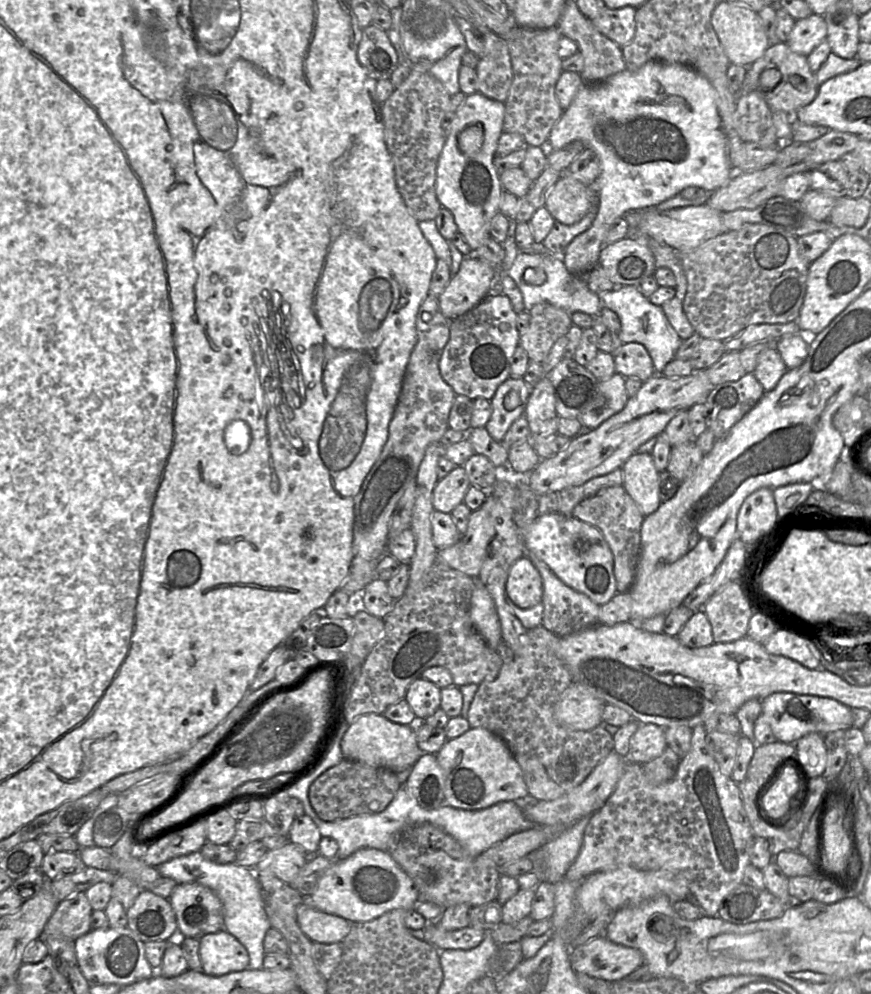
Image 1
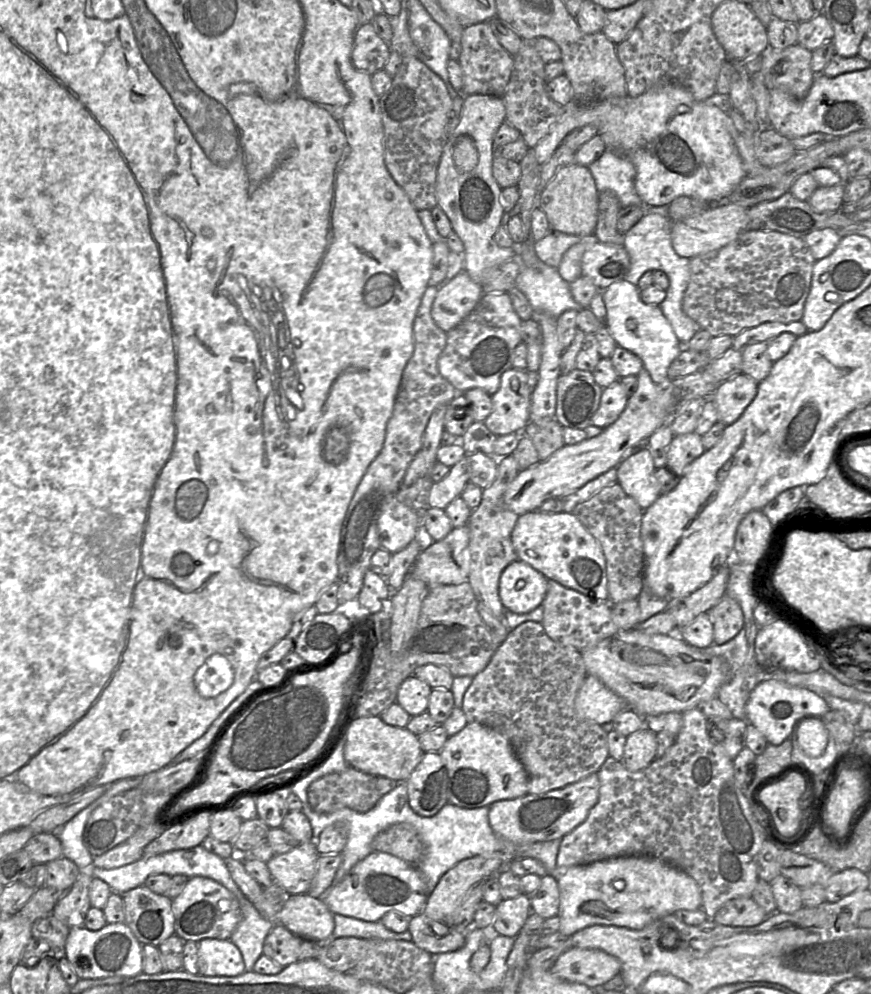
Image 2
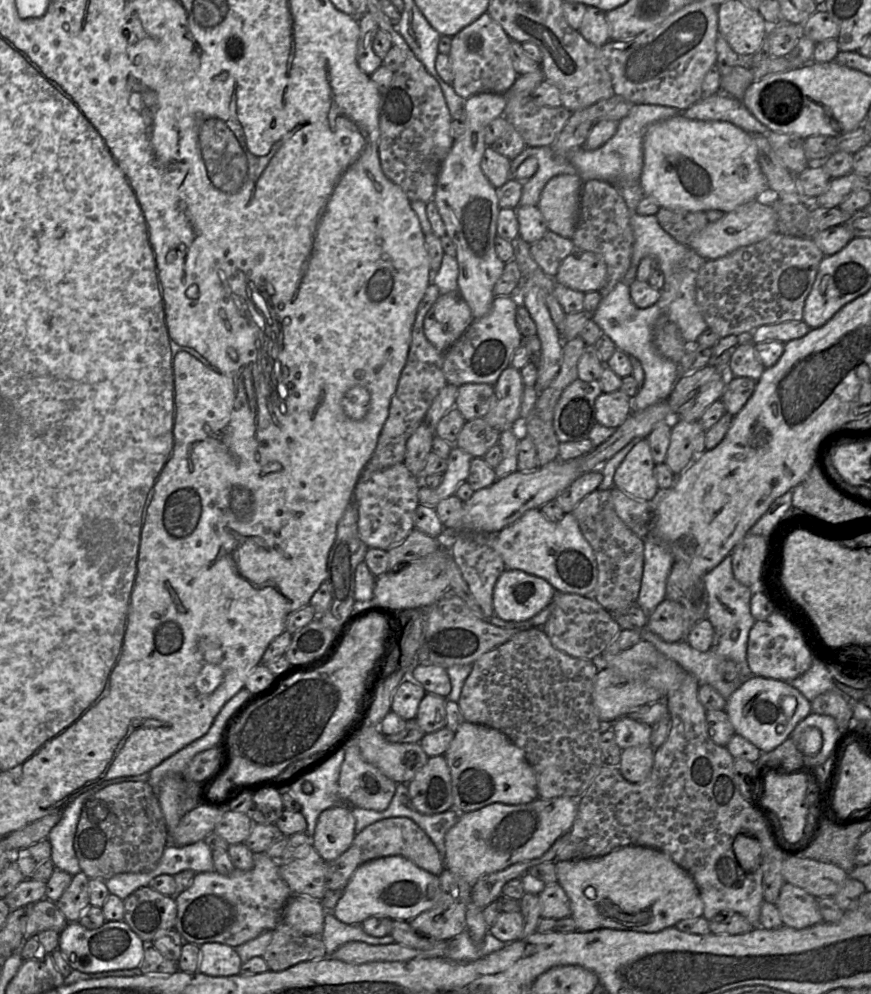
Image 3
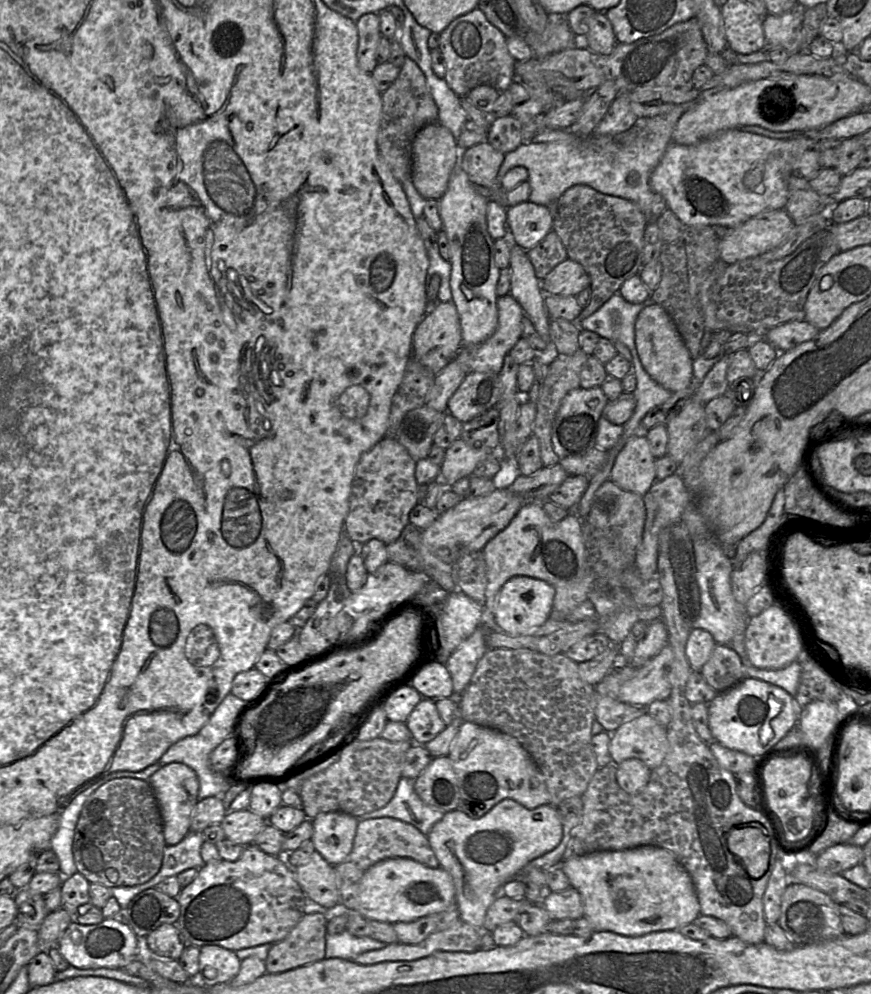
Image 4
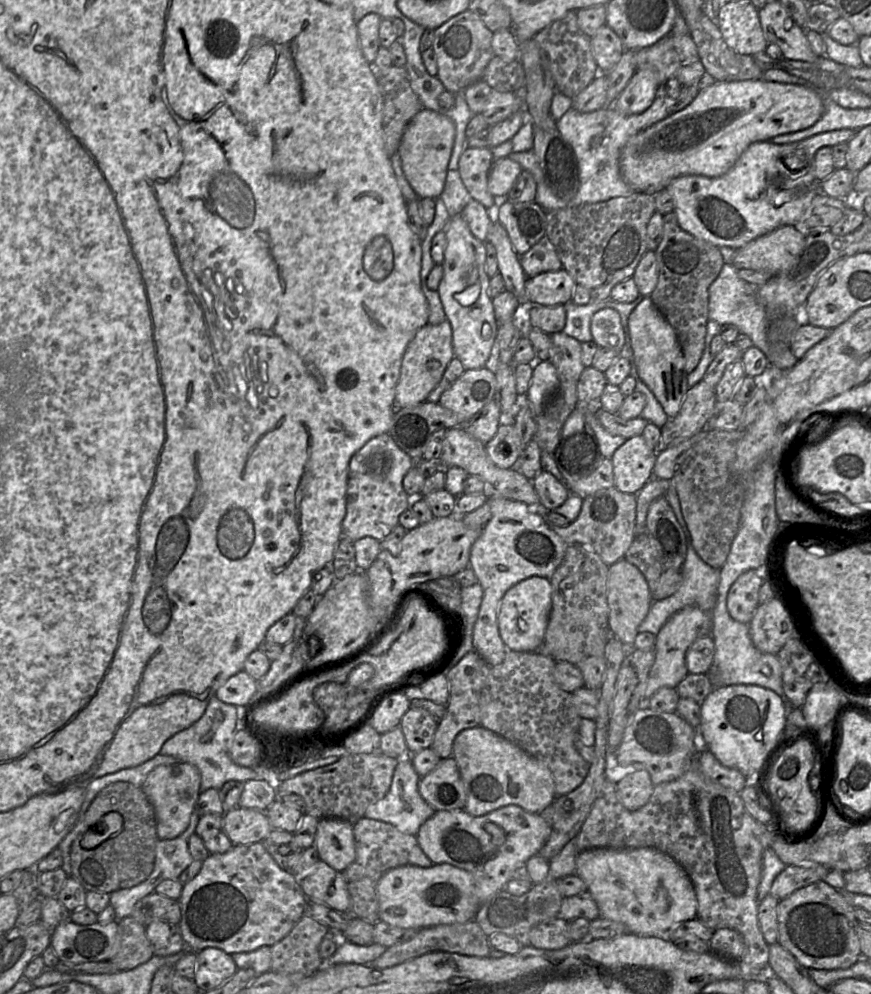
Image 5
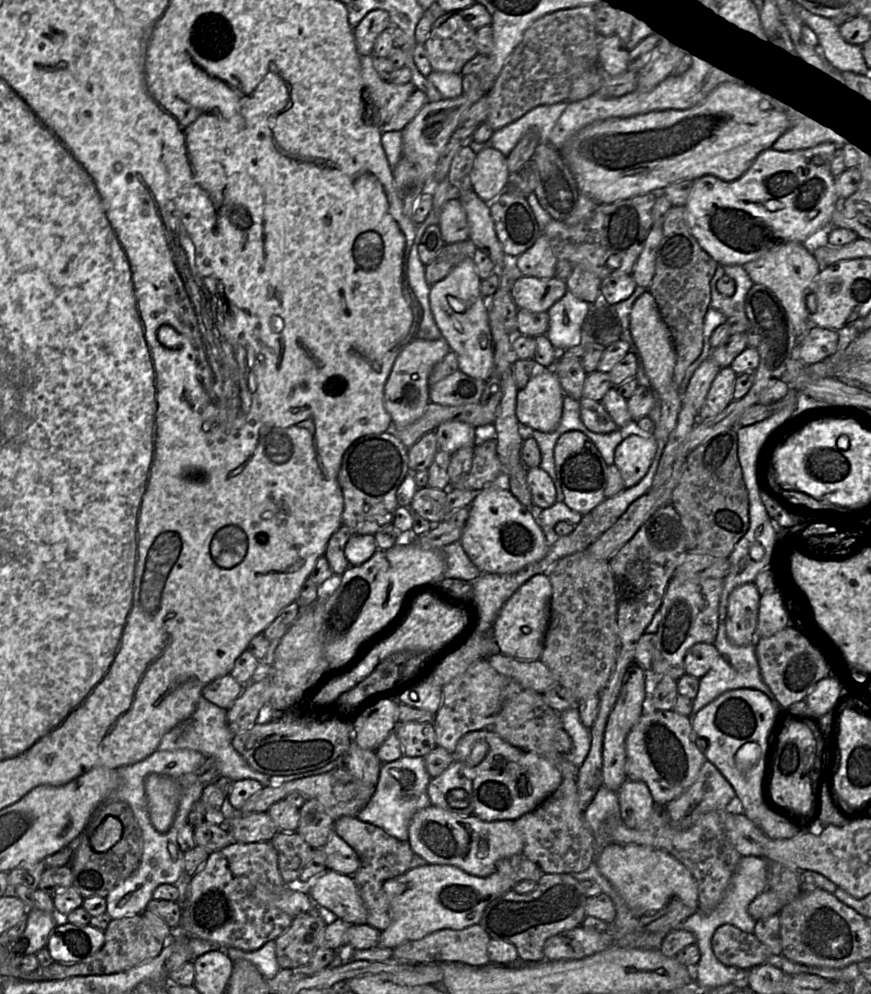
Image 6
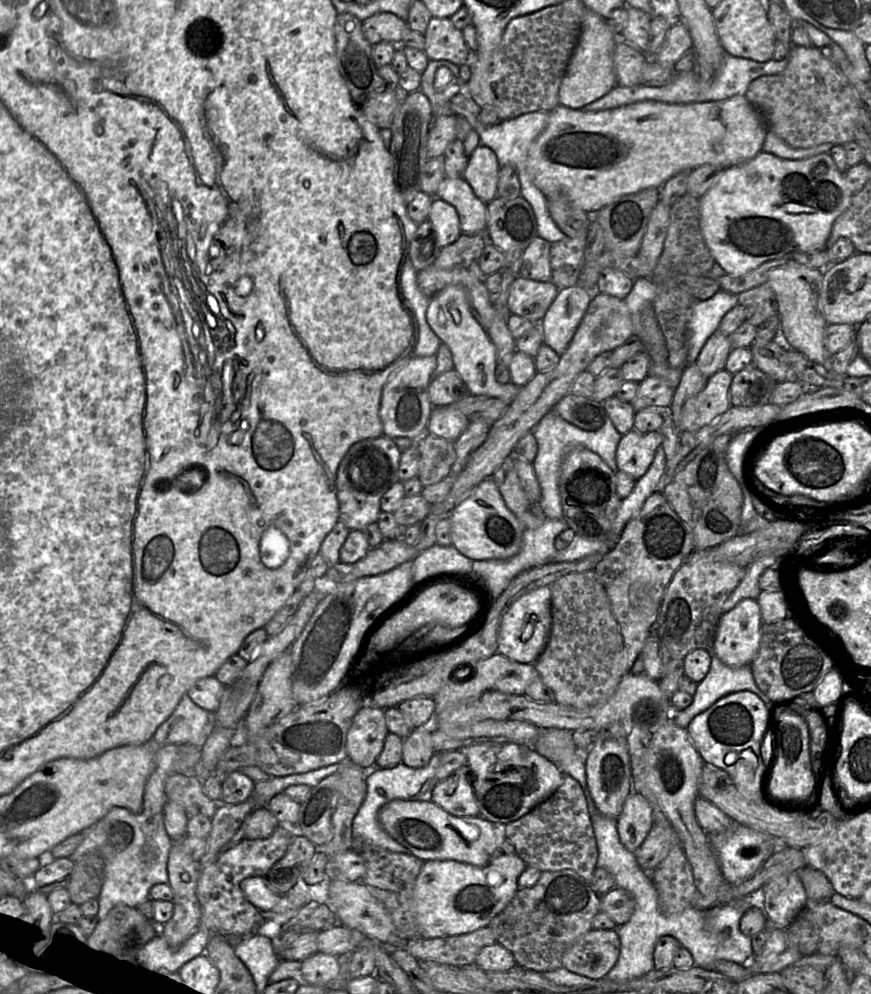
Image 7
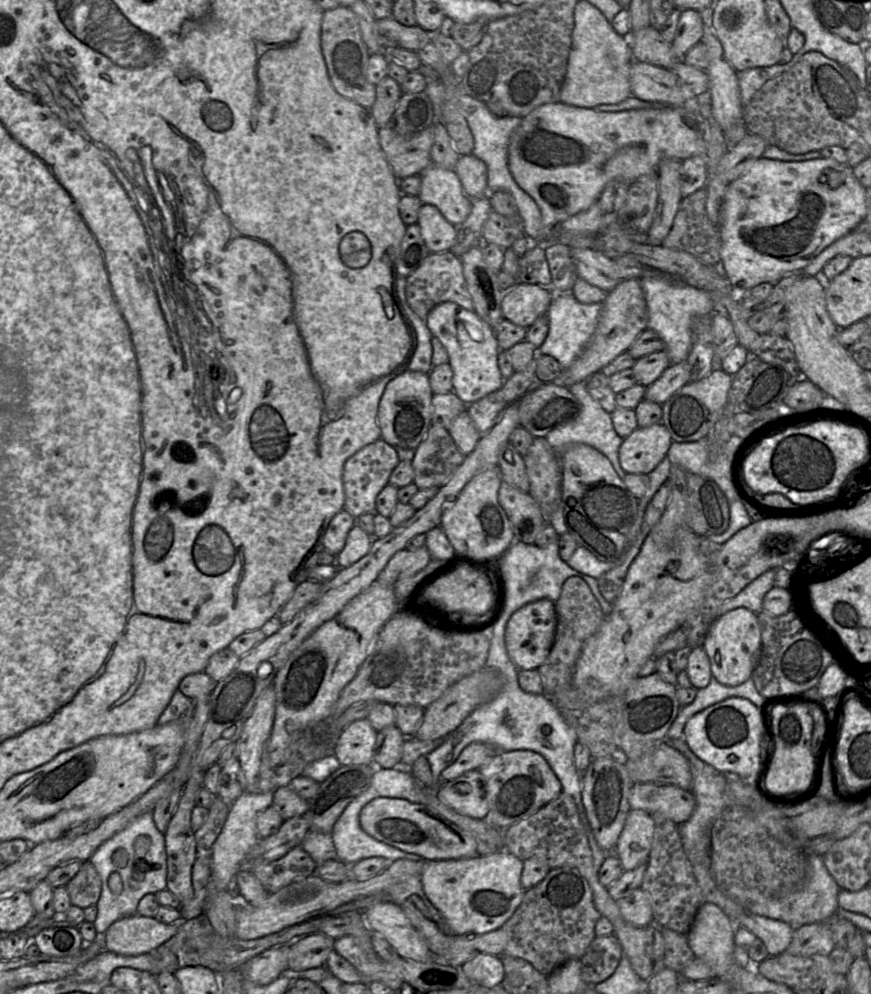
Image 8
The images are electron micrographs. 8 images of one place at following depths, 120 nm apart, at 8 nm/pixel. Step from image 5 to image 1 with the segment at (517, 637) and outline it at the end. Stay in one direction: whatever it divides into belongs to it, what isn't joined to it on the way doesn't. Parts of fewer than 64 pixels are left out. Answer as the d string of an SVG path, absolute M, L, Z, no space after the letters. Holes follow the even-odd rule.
M526 556L517 559L511 566L505 583L505 593L519 608L532 608L542 599L542 578Z

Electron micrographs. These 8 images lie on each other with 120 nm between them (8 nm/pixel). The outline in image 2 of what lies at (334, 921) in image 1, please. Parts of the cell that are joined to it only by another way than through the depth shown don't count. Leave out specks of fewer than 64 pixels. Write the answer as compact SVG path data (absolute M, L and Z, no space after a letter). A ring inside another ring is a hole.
M305 893L287 895L280 908L278 921L296 936L326 941L335 927L333 915L323 898Z

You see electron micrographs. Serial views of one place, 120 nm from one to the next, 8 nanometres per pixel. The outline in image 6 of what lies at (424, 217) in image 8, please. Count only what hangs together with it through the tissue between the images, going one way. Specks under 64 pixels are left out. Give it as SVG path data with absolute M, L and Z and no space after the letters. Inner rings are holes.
M458 198L451 199L442 206L438 226L445 244L469 240L467 214Z

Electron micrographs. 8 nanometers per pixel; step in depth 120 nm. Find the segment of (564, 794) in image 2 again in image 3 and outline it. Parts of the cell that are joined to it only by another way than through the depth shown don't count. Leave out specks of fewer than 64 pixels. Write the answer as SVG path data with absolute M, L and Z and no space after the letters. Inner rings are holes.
M556 797L518 805L493 803L480 810L461 813L458 822L445 835L445 869L461 876L472 887L486 874L504 870L512 864L541 857L560 837L569 832L578 812L578 799Z

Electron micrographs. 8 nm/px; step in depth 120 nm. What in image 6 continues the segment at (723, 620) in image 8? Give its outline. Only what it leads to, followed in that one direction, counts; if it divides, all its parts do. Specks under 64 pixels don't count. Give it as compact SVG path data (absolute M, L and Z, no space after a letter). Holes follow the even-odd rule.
M749 582L737 586L728 597L726 635L737 646L755 644L760 593Z

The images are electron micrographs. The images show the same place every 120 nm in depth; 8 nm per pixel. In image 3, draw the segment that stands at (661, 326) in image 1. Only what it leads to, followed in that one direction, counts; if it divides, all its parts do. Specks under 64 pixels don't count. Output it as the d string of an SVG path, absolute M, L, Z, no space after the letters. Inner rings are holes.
M619 282L614 289L603 296L593 314L592 320L608 335L617 349L639 360L644 371L644 382L632 397L632 411L641 411L659 401L667 400L678 380L679 366L661 355L653 342L653 328L663 315L662 308L656 303L641 309L635 306L630 297L629 286Z

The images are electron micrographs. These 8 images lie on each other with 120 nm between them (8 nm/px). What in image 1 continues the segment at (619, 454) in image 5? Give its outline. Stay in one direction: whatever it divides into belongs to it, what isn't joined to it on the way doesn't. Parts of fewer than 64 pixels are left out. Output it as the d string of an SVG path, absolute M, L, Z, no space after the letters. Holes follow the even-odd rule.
M634 453L621 467L622 487L639 507L643 516L654 513L660 506L659 472L651 454Z

